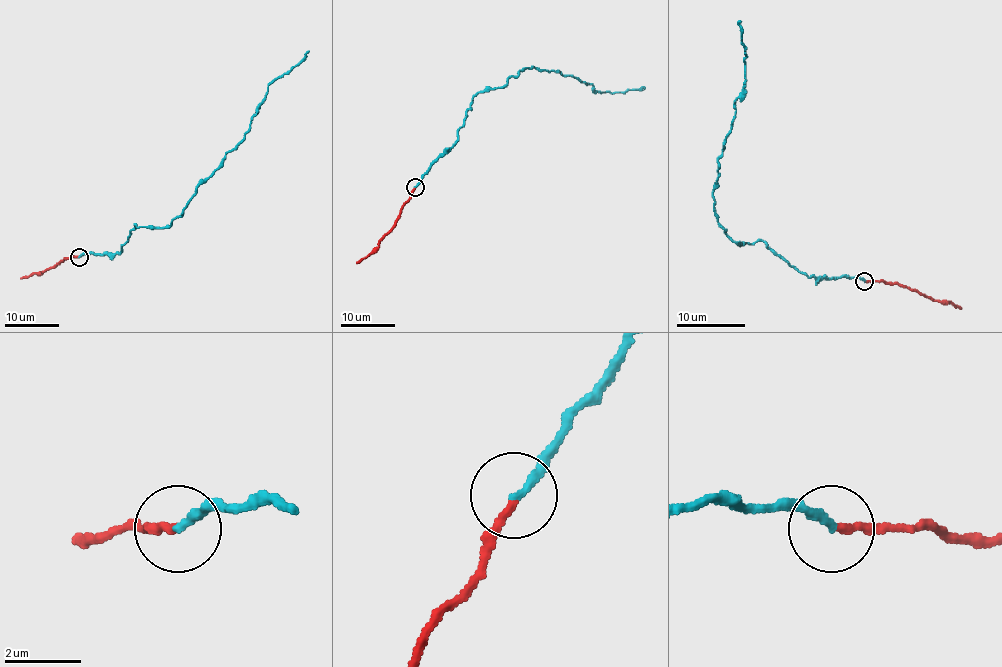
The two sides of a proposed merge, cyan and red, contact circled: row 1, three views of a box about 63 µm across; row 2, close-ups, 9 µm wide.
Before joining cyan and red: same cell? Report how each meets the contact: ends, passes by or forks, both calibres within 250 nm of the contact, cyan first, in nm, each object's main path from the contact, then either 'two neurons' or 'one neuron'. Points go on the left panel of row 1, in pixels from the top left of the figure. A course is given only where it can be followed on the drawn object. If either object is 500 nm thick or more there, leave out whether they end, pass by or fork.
cyan ends there; red ends there; 240 nm thick on the cyan side, 200 nm on the other; cyan runs (79, 257), (118, 253), (135, 224), (169, 227), (200, 184), (243, 138), (268, 86), (308, 51); red runs (79, 257), (64, 258), (43, 272), (21, 279); one neuron

